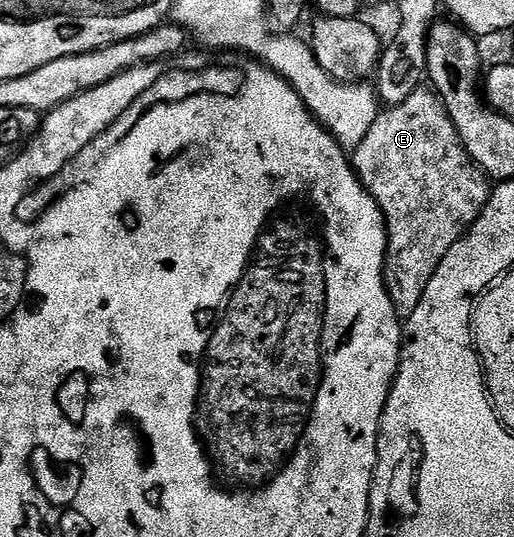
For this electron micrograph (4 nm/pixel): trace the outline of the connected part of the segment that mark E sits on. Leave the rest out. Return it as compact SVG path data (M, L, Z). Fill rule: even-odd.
M423 87L403 103L379 112L361 147L353 150L353 168L383 213L387 224L383 278L400 318L409 318L449 247L479 218L492 186L465 151L443 102Z

